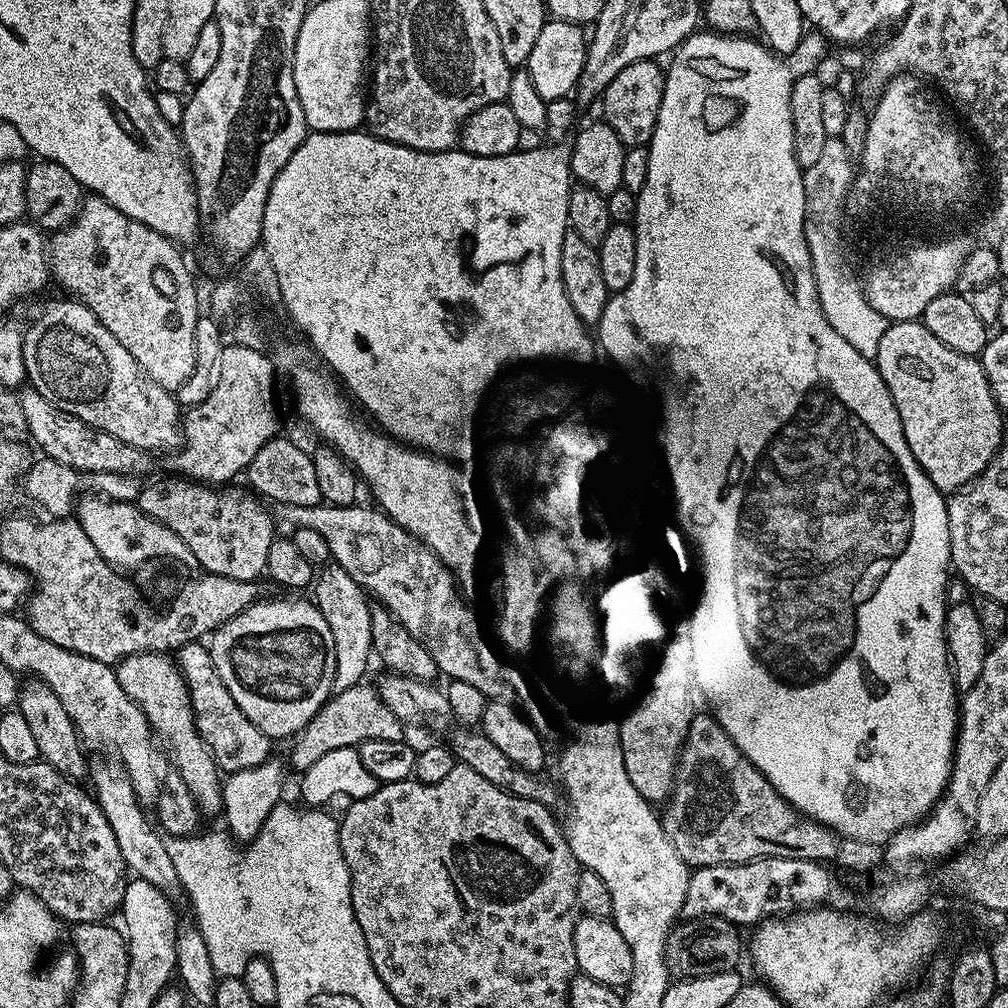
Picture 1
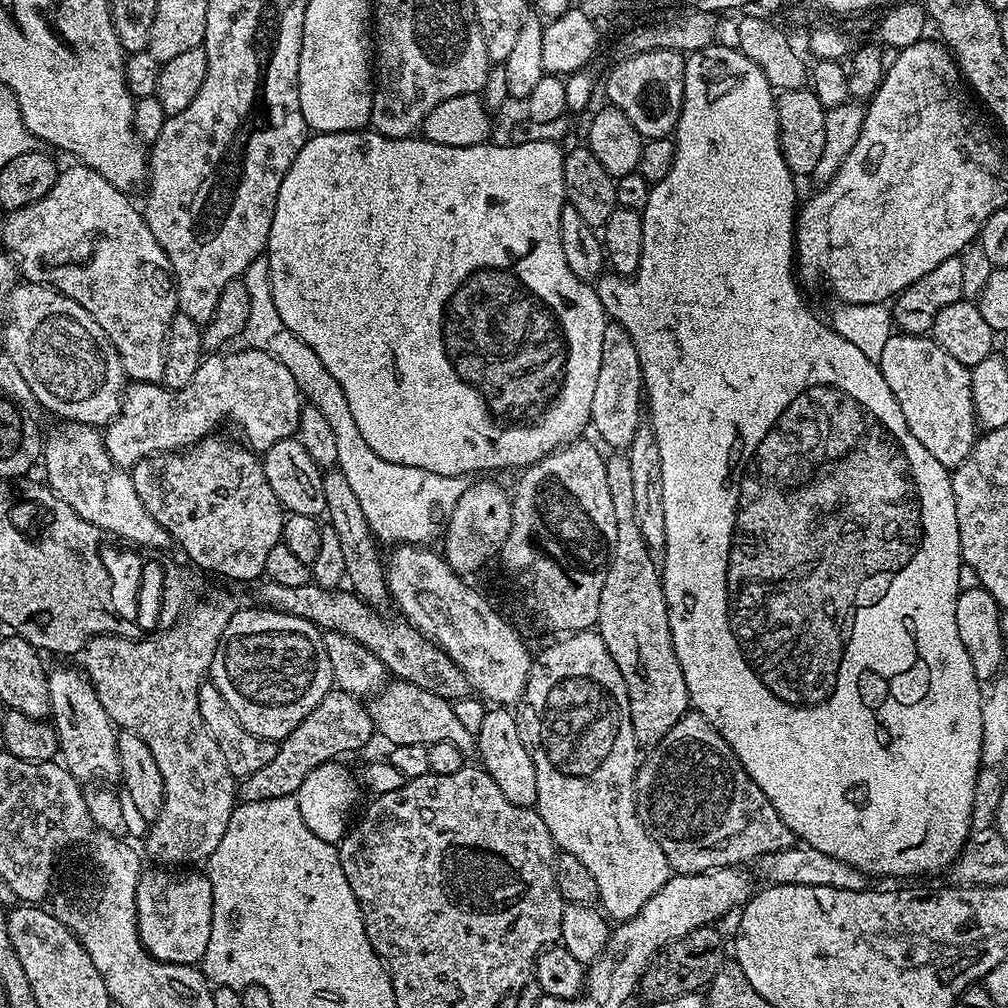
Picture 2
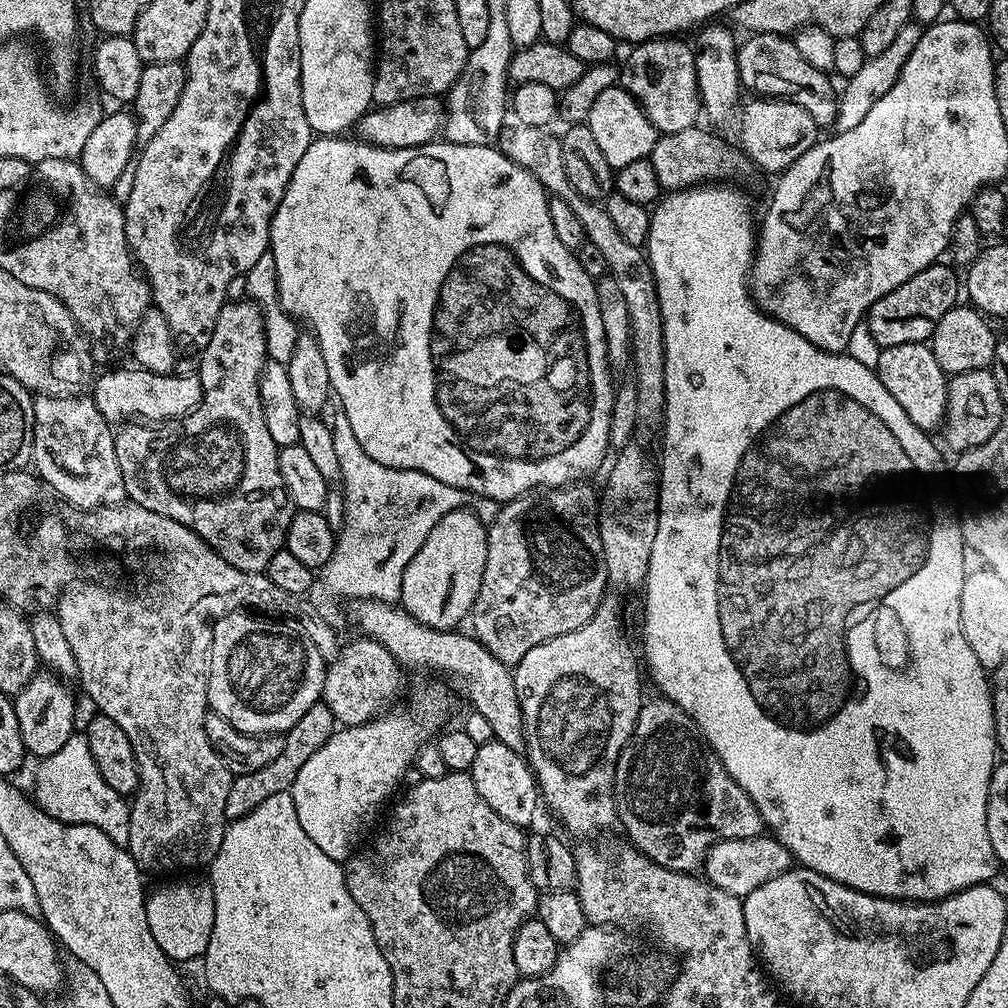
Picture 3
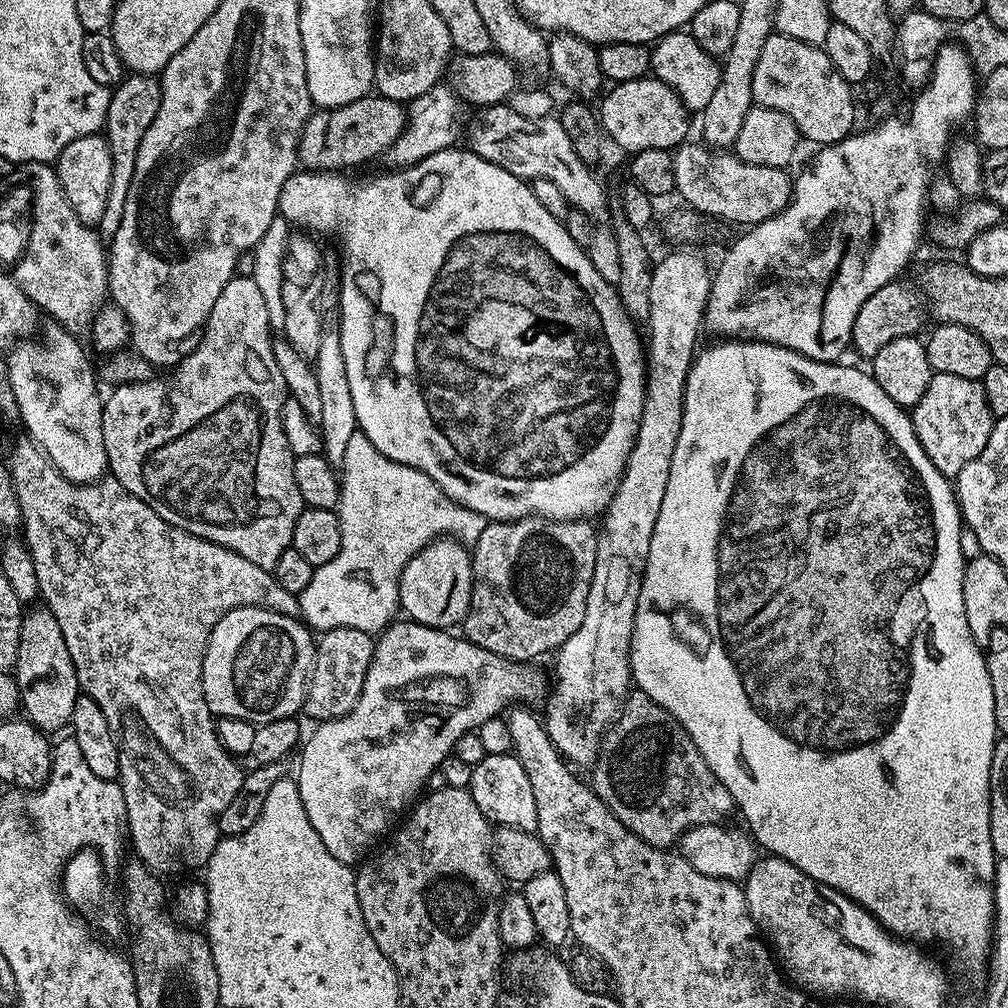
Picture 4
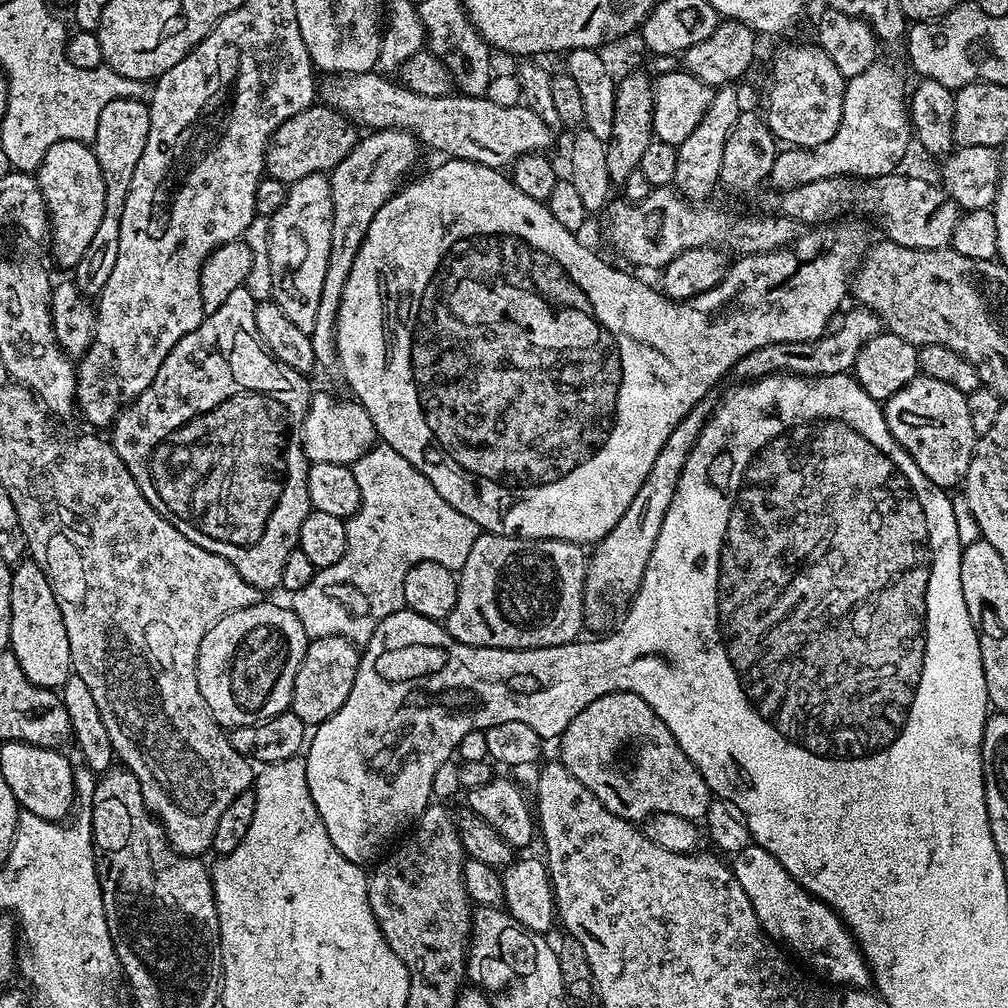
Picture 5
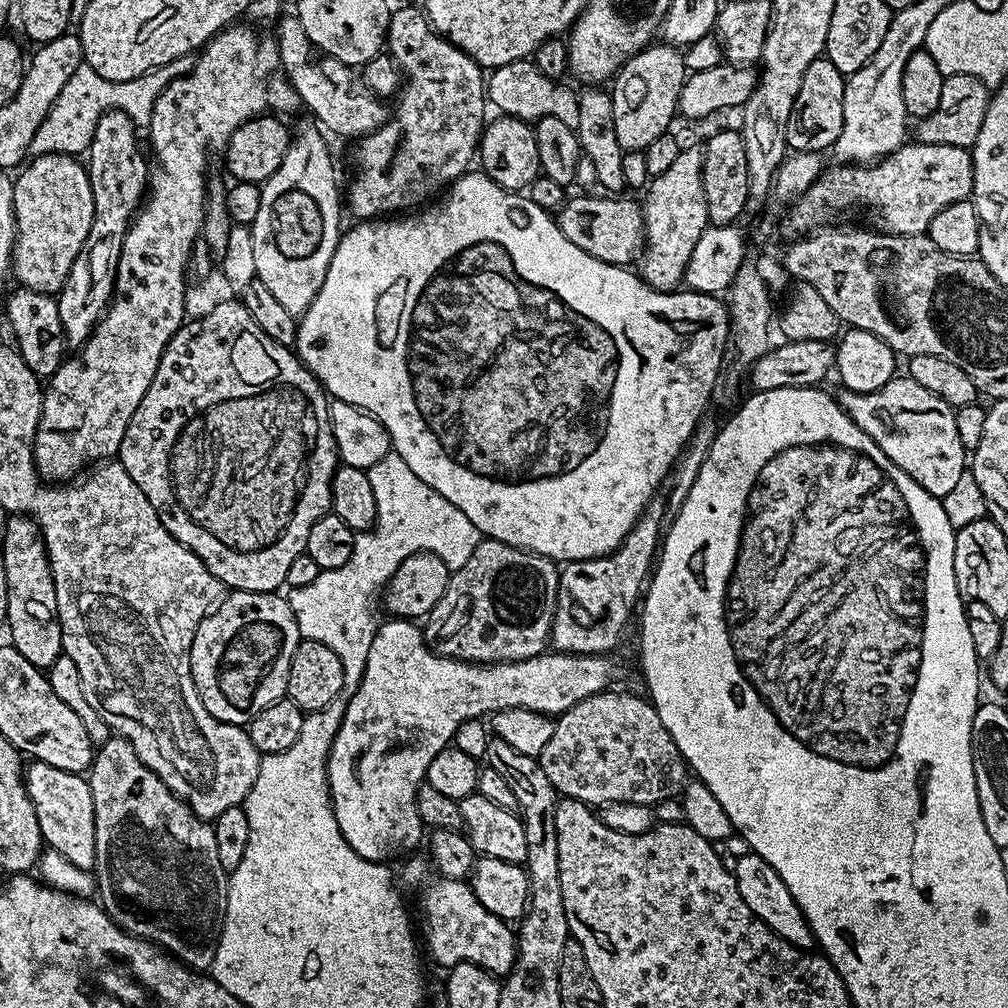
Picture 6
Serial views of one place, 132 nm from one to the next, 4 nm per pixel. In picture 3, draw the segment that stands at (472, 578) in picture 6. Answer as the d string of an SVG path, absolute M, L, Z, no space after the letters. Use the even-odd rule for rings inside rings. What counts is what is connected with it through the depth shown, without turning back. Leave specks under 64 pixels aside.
M577 482L575 484L565 484L562 488L534 488L530 492L524 492L520 496L507 501L501 507L498 518L494 518L492 524L487 525L488 545L486 546L486 570L482 574L482 586L478 590L478 598L474 602L470 613L471 635L480 641L498 662L514 666L522 658L526 658L529 650L534 650L542 642L551 640L559 641L570 630L578 630L590 622L594 610L598 610L600 599L604 597L608 587L608 575L606 574L606 558L602 550L602 534L600 533L600 513L598 511L598 492L588 485L588 482Z

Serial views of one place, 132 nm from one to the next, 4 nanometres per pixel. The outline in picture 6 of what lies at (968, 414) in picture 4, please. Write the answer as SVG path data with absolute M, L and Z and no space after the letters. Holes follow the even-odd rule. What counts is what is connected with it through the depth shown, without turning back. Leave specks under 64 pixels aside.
M907 374L897 375L886 386L873 392L841 391L838 399L844 412L855 424L922 490L943 498L953 490L958 478L966 474L966 453L958 438L958 425L954 423L956 409L951 408L938 394L918 386Z

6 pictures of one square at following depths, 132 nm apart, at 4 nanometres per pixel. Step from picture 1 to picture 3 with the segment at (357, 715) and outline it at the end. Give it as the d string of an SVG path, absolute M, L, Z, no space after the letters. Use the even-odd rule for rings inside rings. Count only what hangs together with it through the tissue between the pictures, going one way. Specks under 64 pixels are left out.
M321 702L310 706L310 710L306 710L306 714L302 714L302 718L298 718L298 722L294 722L292 729L283 733L282 754L278 754L278 758L274 758L274 762L262 766L262 770L241 772L233 775L230 794L226 794L225 821L240 820L246 814L250 814L250 810L254 810L254 806L262 806L262 802L266 802L266 798L271 798L273 794L282 794L289 791L294 778L298 778L298 770L302 770L302 765L316 751L322 750L322 746L332 737L337 728L338 725L334 714L330 712L324 703Z

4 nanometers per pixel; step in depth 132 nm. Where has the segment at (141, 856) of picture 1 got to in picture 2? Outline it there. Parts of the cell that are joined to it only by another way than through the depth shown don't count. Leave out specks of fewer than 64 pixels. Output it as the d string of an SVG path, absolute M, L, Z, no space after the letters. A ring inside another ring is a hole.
M79 667L52 668L48 673L50 690L50 723L56 729L60 743L59 759L74 779L79 782L113 782L120 779L118 766L118 729L106 714L98 694L87 675Z

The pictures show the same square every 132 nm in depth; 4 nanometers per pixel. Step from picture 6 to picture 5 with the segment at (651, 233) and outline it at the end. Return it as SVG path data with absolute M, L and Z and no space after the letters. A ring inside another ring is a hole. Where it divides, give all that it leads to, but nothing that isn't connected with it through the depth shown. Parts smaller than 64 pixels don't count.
M720 86L715 89L706 114L702 114L702 122L698 122L698 126L694 126L686 142L677 147L678 170L674 187L685 200L707 201L708 195L720 184L722 150L726 150L726 138L730 138L730 130L734 130L734 122L738 122L742 111L740 96L734 89L732 86Z

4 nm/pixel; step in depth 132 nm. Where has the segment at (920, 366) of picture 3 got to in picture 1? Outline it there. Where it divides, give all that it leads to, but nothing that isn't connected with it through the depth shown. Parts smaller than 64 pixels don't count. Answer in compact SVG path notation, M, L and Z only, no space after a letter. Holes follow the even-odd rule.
M897 320L889 323L886 334L882 334L874 363L894 398L906 442L936 489L951 494L967 488L996 457L996 451L1002 447L1003 440L1000 439L1004 436L1002 410L994 402L990 382L986 380L979 359L950 350L950 346L938 342L920 320Z

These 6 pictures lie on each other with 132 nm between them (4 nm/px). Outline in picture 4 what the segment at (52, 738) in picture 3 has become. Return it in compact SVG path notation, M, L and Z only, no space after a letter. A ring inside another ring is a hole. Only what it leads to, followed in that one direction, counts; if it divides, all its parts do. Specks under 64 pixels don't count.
M39 607L24 612L14 679L16 689L20 691L20 708L28 723L45 734L53 734L59 728L67 729L71 725L74 702L82 693L58 618L54 618L47 607Z

